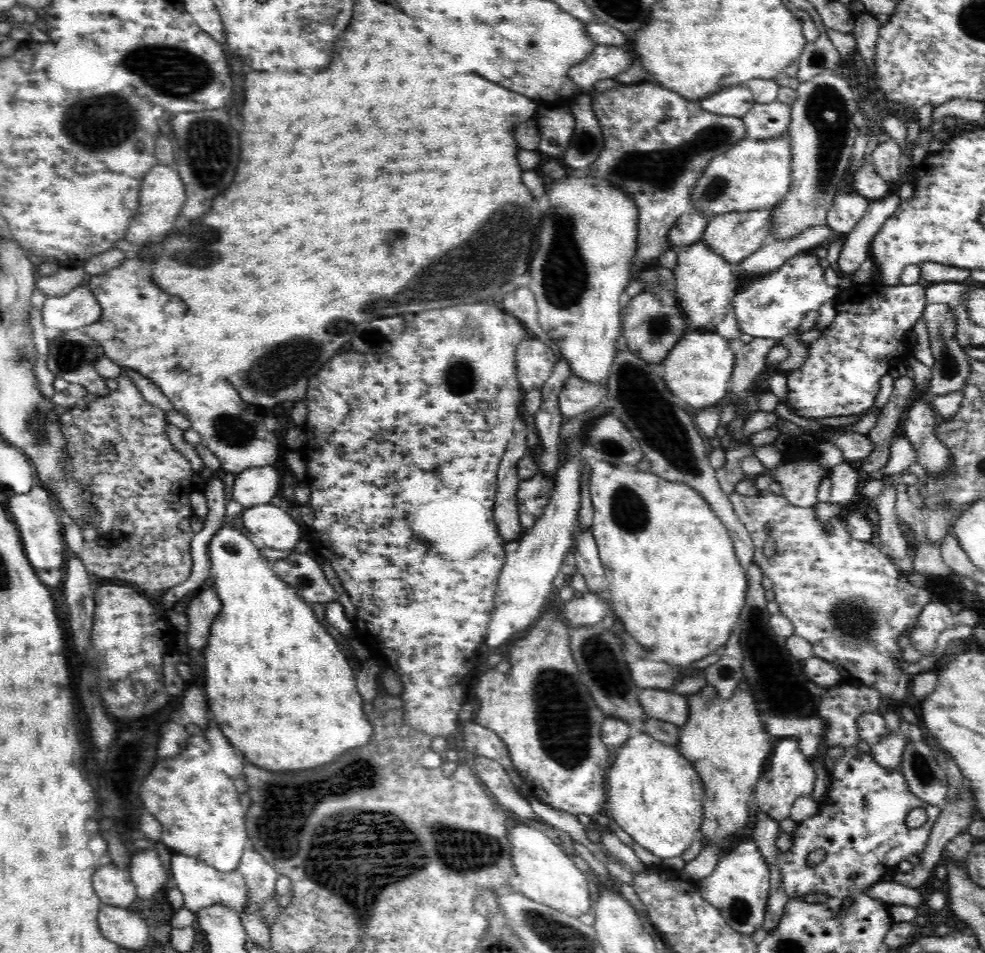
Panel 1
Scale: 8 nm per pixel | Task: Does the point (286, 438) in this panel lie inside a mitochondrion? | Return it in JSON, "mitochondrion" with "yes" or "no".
{"mitochondrion":"no"}

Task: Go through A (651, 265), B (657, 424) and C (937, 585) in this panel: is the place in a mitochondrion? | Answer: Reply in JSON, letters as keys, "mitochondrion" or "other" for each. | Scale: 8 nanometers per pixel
{"A":"other","B":"mitochondrion","C":"other"}

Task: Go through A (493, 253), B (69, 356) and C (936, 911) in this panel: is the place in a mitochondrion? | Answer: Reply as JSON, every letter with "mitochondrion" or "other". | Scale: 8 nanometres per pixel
{"A":"mitochondrion","B":"mitochondrion","C":"other"}

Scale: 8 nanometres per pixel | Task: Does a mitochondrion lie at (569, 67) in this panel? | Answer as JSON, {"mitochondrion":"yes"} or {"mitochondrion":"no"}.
{"mitochondrion":"no"}

